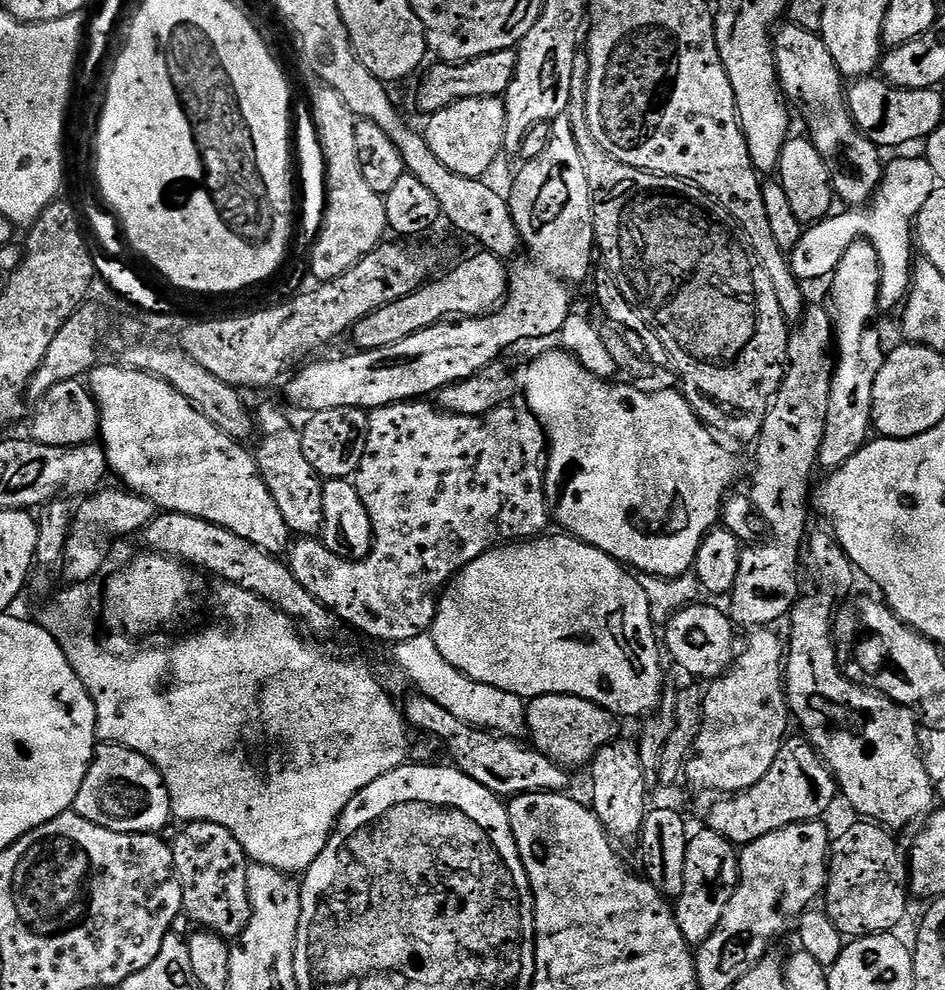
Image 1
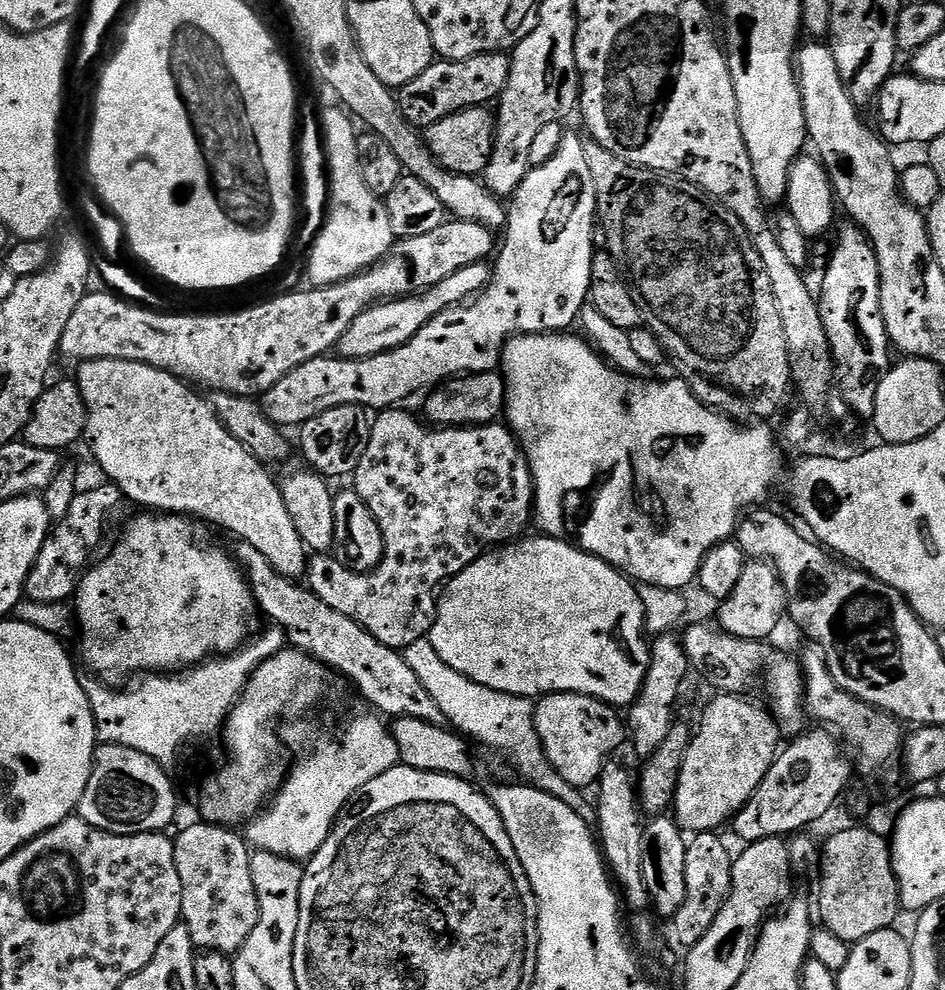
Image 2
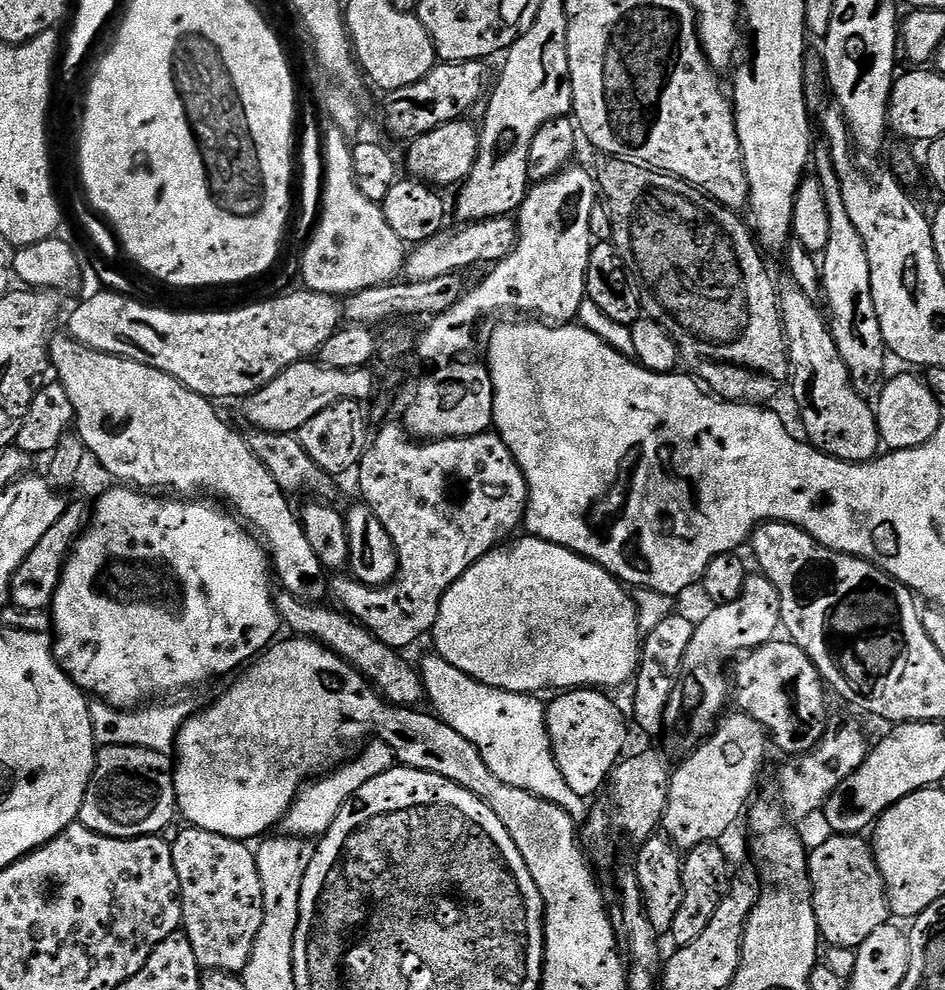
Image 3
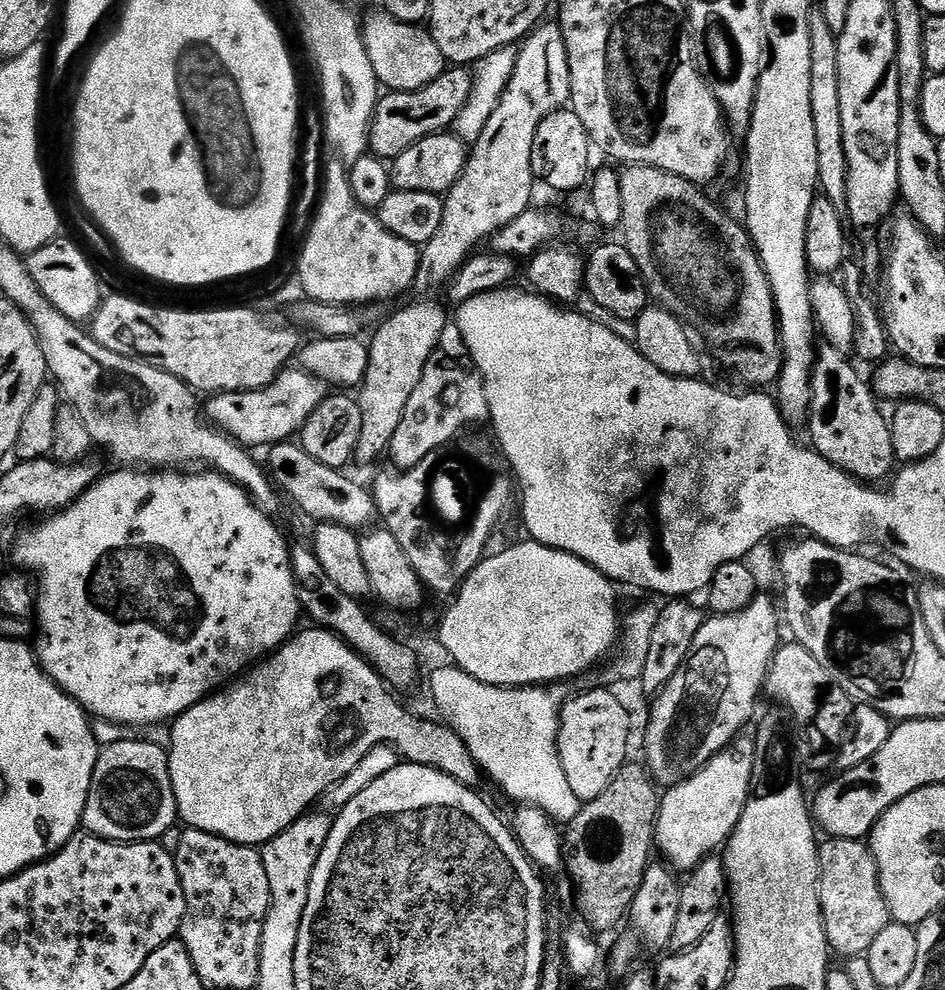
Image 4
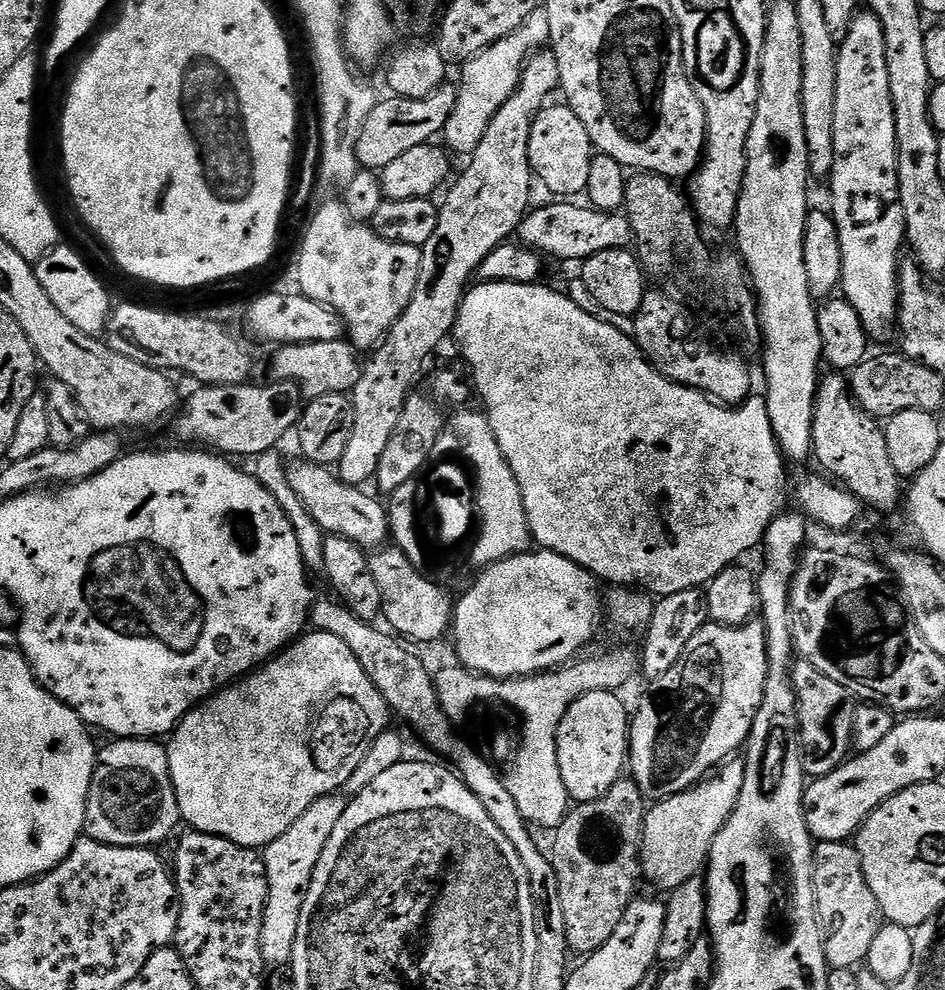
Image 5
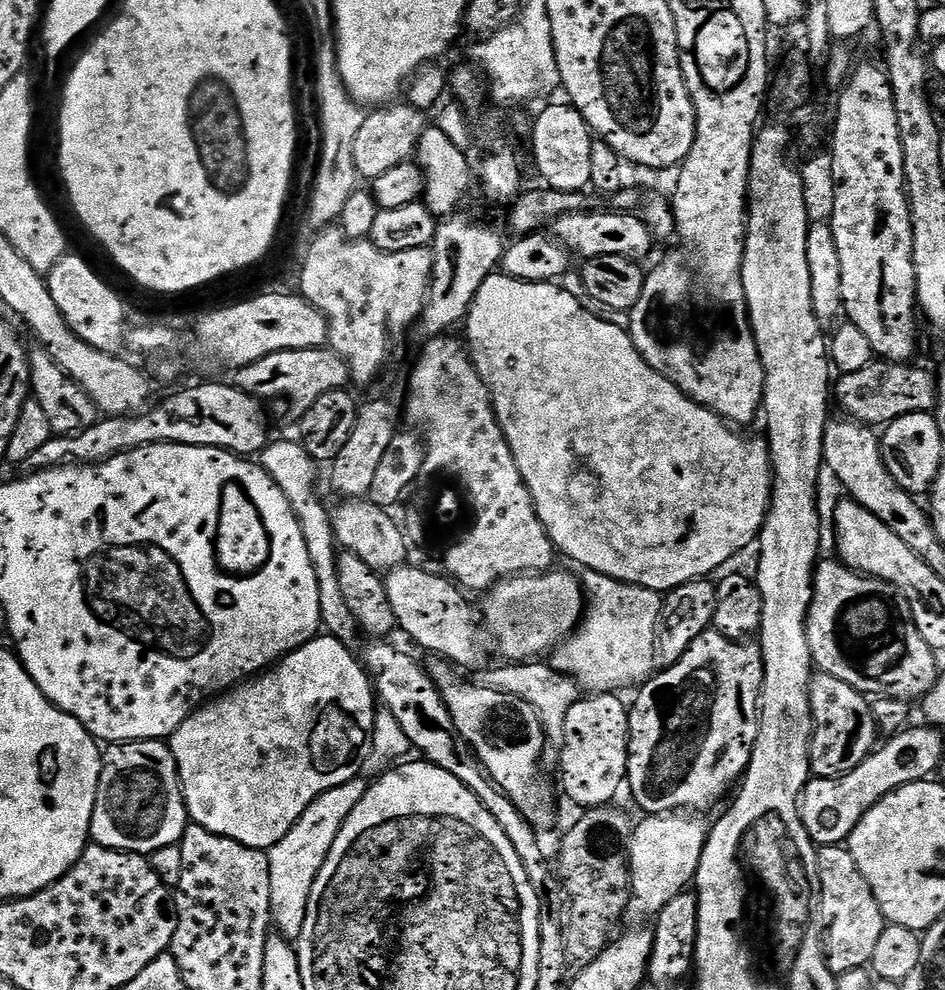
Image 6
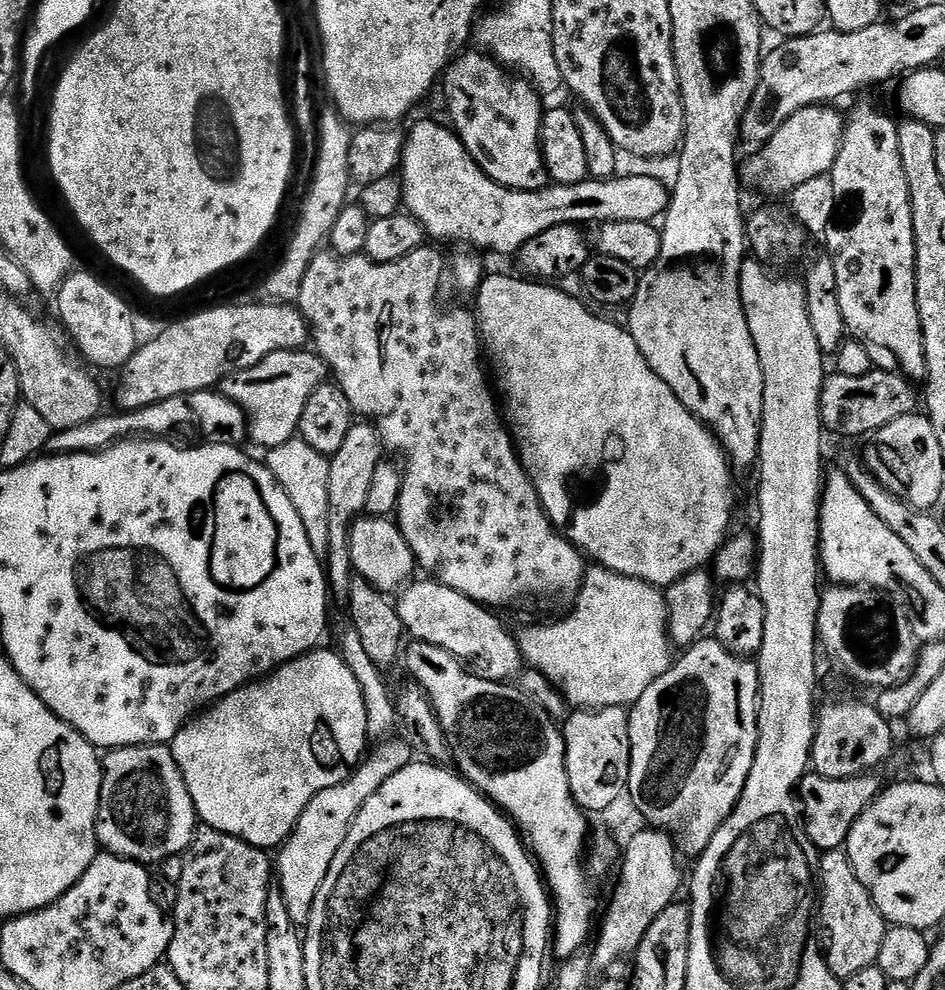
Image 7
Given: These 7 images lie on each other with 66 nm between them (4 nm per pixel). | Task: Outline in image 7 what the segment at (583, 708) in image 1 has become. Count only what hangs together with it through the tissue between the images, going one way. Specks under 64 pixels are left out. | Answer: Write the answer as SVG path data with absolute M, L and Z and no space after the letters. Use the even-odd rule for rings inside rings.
M627 707L576 710L568 721L563 721L570 794L585 813L602 813L619 793L627 789L632 761L628 713Z

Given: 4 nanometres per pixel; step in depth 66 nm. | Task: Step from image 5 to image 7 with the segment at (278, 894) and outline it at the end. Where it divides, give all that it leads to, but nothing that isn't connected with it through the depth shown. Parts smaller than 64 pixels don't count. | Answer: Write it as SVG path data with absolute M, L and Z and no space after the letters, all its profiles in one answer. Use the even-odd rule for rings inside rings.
M389 738L377 743L346 782L342 782L338 788L322 790L322 794L315 796L310 806L302 810L302 818L298 818L294 830L279 849L280 857L277 855L274 860L278 890L293 920L307 921L314 906L314 894L318 894L318 886L322 886L322 878L326 878L326 870L330 870L330 862L334 862L334 854L338 854L338 846L342 846L356 812L366 806L366 802L380 789L382 782L386 782L386 778L413 763L413 760L413 750L403 739Z

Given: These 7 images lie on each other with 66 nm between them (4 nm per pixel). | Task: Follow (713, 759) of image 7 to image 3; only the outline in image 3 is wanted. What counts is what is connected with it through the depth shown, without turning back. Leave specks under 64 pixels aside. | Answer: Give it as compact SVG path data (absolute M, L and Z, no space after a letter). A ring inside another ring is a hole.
M763 574L749 575L744 584L744 592L734 602L718 604L711 609L713 612L704 621L695 625L693 640L684 658L684 666L680 671L679 680L673 693L670 694L669 704L665 706L664 725L662 733L662 748L669 757L688 757L697 746L704 743L716 729L718 721L725 715L724 703L730 700L730 676L724 673L724 663L735 661L737 657L753 648L768 644L777 635L781 627L780 599L774 582L770 582Z

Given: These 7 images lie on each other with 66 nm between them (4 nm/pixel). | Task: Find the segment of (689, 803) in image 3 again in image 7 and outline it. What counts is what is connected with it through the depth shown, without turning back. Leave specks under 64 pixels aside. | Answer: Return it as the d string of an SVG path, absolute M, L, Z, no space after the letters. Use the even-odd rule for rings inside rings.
M645 830L623 849L618 864L620 881L616 884L612 905L604 916L604 925L601 928L599 925L595 937L596 949L590 952L593 969L612 968L623 956L631 957L635 953L646 930L650 930L650 922L654 922L654 918L658 918L658 914L662 914L662 910L677 899L676 891L680 888L679 859L681 857L672 837L659 830Z

